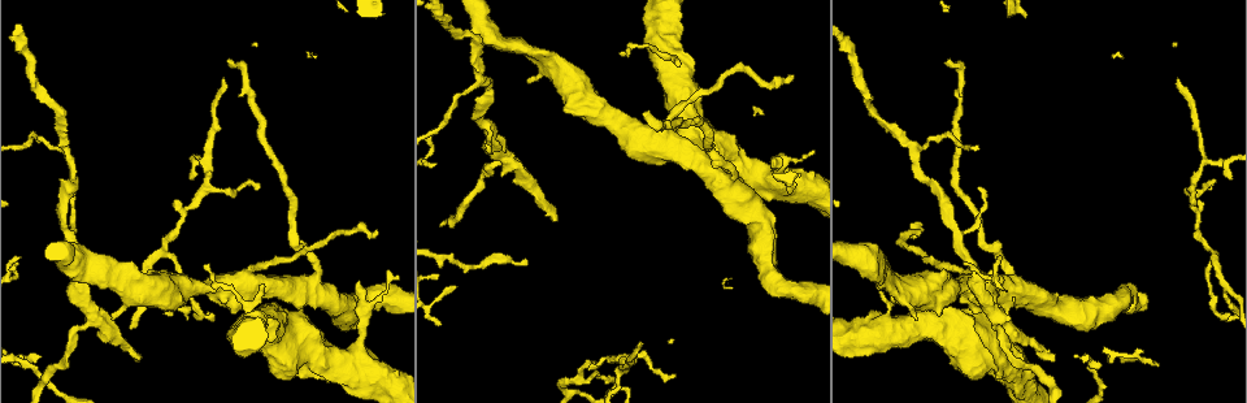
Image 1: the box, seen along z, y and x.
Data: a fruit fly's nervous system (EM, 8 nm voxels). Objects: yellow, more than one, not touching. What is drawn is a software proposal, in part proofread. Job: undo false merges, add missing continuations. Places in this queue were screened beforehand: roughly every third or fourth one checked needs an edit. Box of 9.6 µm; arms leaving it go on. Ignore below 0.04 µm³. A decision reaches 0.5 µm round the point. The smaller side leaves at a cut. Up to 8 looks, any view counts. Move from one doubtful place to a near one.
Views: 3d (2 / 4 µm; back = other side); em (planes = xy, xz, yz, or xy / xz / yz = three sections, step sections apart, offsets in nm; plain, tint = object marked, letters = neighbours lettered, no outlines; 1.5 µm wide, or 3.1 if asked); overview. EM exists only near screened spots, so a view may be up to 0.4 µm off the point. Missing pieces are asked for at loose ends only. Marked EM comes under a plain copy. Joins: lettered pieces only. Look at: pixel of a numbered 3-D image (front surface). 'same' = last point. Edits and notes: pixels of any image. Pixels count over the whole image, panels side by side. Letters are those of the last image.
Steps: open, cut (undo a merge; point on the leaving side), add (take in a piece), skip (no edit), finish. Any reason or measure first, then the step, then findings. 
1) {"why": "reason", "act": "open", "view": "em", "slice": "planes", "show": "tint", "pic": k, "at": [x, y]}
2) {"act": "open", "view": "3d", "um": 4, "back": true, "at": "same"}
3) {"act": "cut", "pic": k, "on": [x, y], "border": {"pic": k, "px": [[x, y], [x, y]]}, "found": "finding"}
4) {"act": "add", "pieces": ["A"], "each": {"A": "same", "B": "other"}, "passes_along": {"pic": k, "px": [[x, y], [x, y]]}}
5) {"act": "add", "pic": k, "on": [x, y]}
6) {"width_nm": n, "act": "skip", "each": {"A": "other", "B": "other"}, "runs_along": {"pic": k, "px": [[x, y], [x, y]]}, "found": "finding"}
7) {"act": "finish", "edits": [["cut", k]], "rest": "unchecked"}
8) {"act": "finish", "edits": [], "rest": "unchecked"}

{"why": "thin end", "act": "open", "view": "em", "slice": "xz", "step": 4, "show": "letters", "pic": 1, "at": [487, 146]}

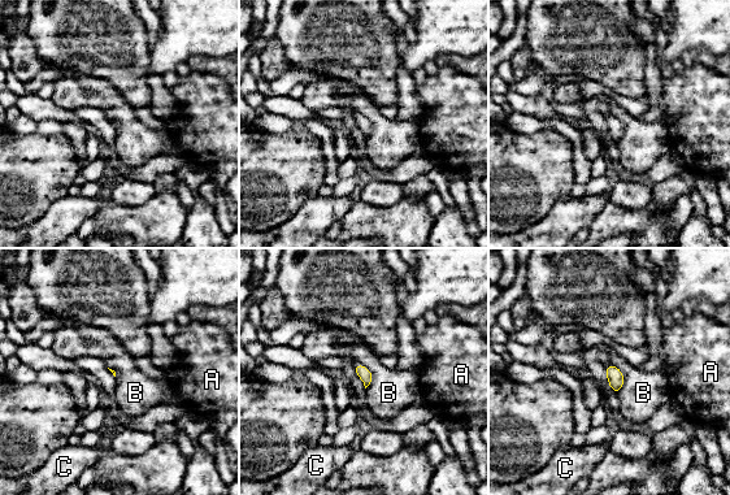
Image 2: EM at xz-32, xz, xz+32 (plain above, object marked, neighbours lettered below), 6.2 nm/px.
{"act": "skip", "each": {"A": "other", "B": "other", "C": "other"}, "border": {"pic": 2, "px": [[609, 363], [622, 374], [617, 394]]}, "found": "none of them fits"}

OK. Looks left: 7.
{"why": "an open end", "act": "open", "view": "em", "slice": "xy", "step": 4, "show": "tint", "pic": 1, "at": [358, 281]}

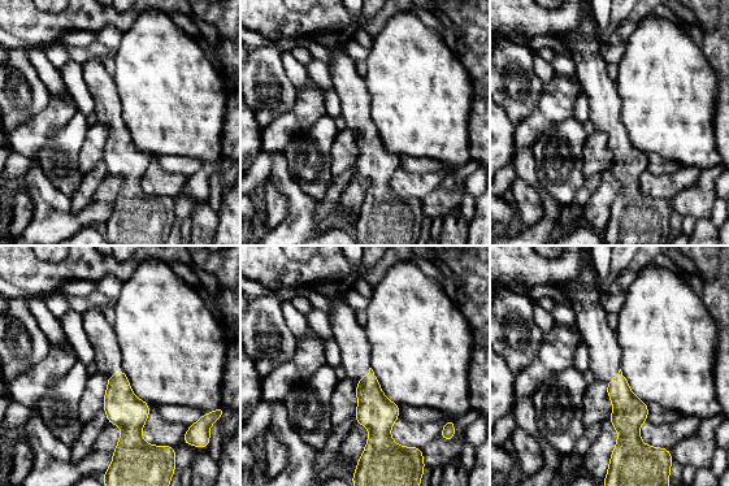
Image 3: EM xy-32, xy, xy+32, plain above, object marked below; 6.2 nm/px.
{"act": "open", "view": "em", "slice": "planes", "show": "tint", "at": "same"}

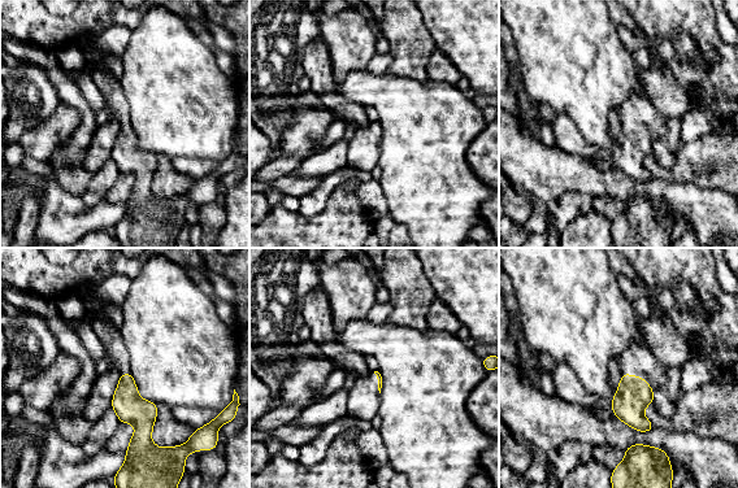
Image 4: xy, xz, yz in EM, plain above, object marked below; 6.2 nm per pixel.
{"act": "open", "view": "em", "slice": "planes", "show": "letters", "at": "same"}

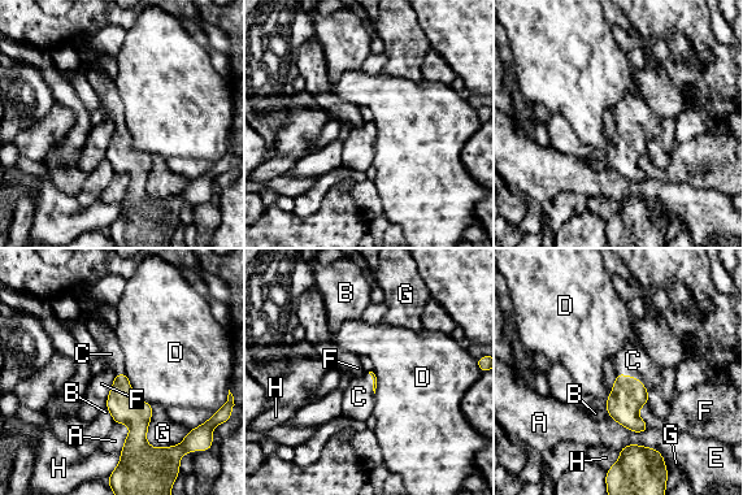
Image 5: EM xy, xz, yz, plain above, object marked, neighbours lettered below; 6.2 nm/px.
{"act": "add", "pieces": ["C"], "each": {"A": "other", "B": "other", "C": "same", "D": "other", "E": "other", "F": "other", "G": "other", "H": "other"}, "found": "it goes on there"}

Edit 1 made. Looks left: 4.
{"act": "open", "view": "overview"}

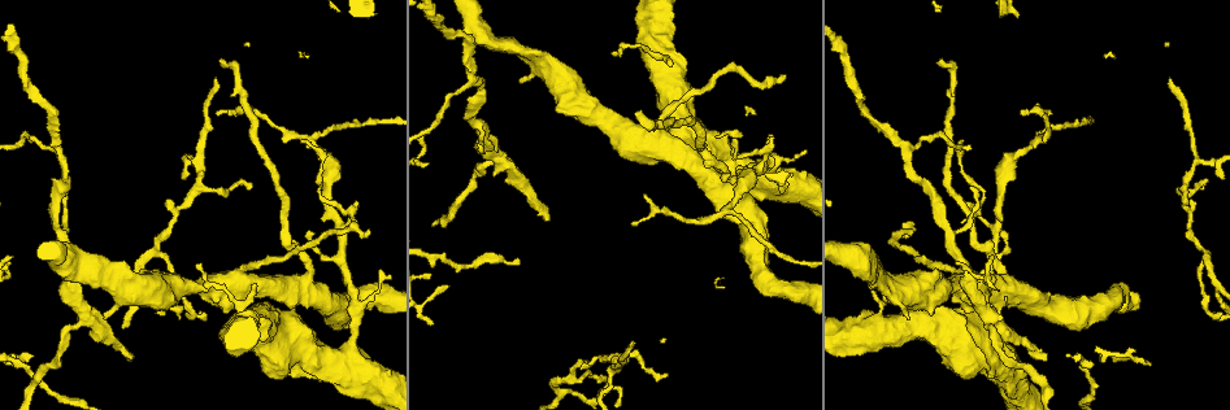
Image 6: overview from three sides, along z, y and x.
{"why": "free end", "act": "open", "view": "em", "slice": "xy", "step": 8, "show": "letters", "pic": 6, "at": [786, 74]}

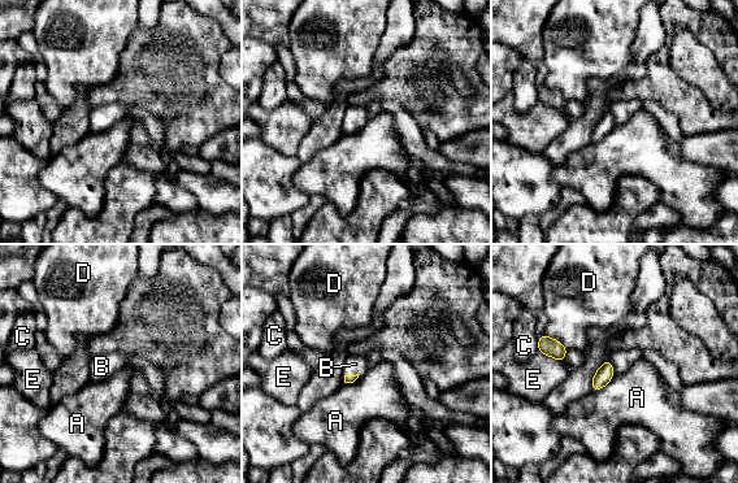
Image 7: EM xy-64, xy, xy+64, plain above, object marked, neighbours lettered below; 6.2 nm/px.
{"act": "open", "view": "em", "slice": "planes", "show": "letters", "at": "same"}

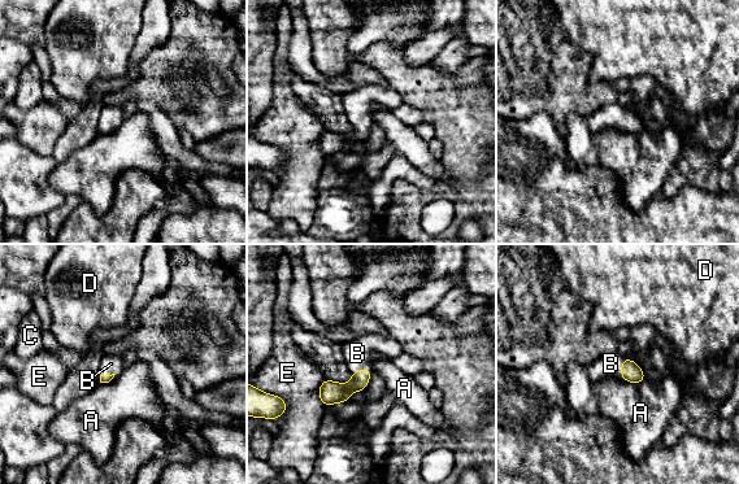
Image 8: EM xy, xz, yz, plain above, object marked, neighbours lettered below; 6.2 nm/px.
{"act": "add", "pieces": ["B"], "each": {"A": "other", "B": "same", "C": "other", "D": "other", "E": "other"}, "passes_along": {"pic": 8, "px": [[630, 371], [622, 366], [611, 363]]}, "found": "the cell continues"}

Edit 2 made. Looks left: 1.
{"act": "finish", "edits": [["add", 5], ["add", 8]], "rest": "unchecked"}

